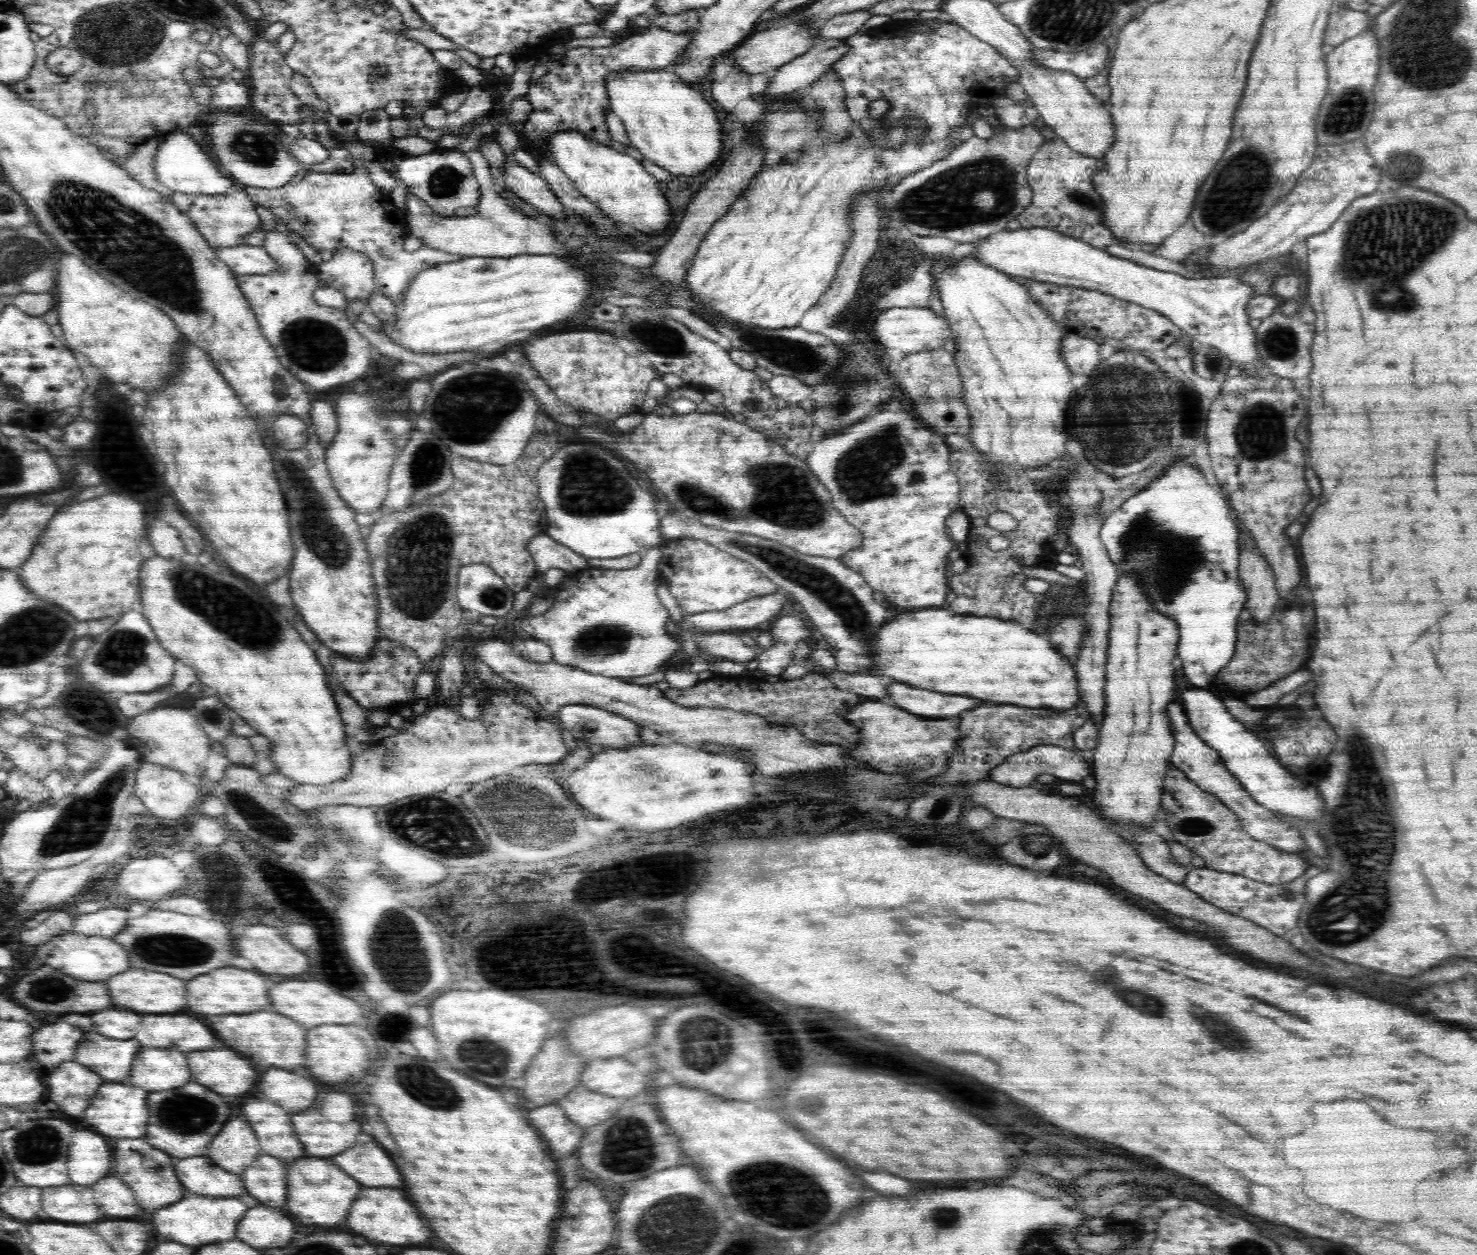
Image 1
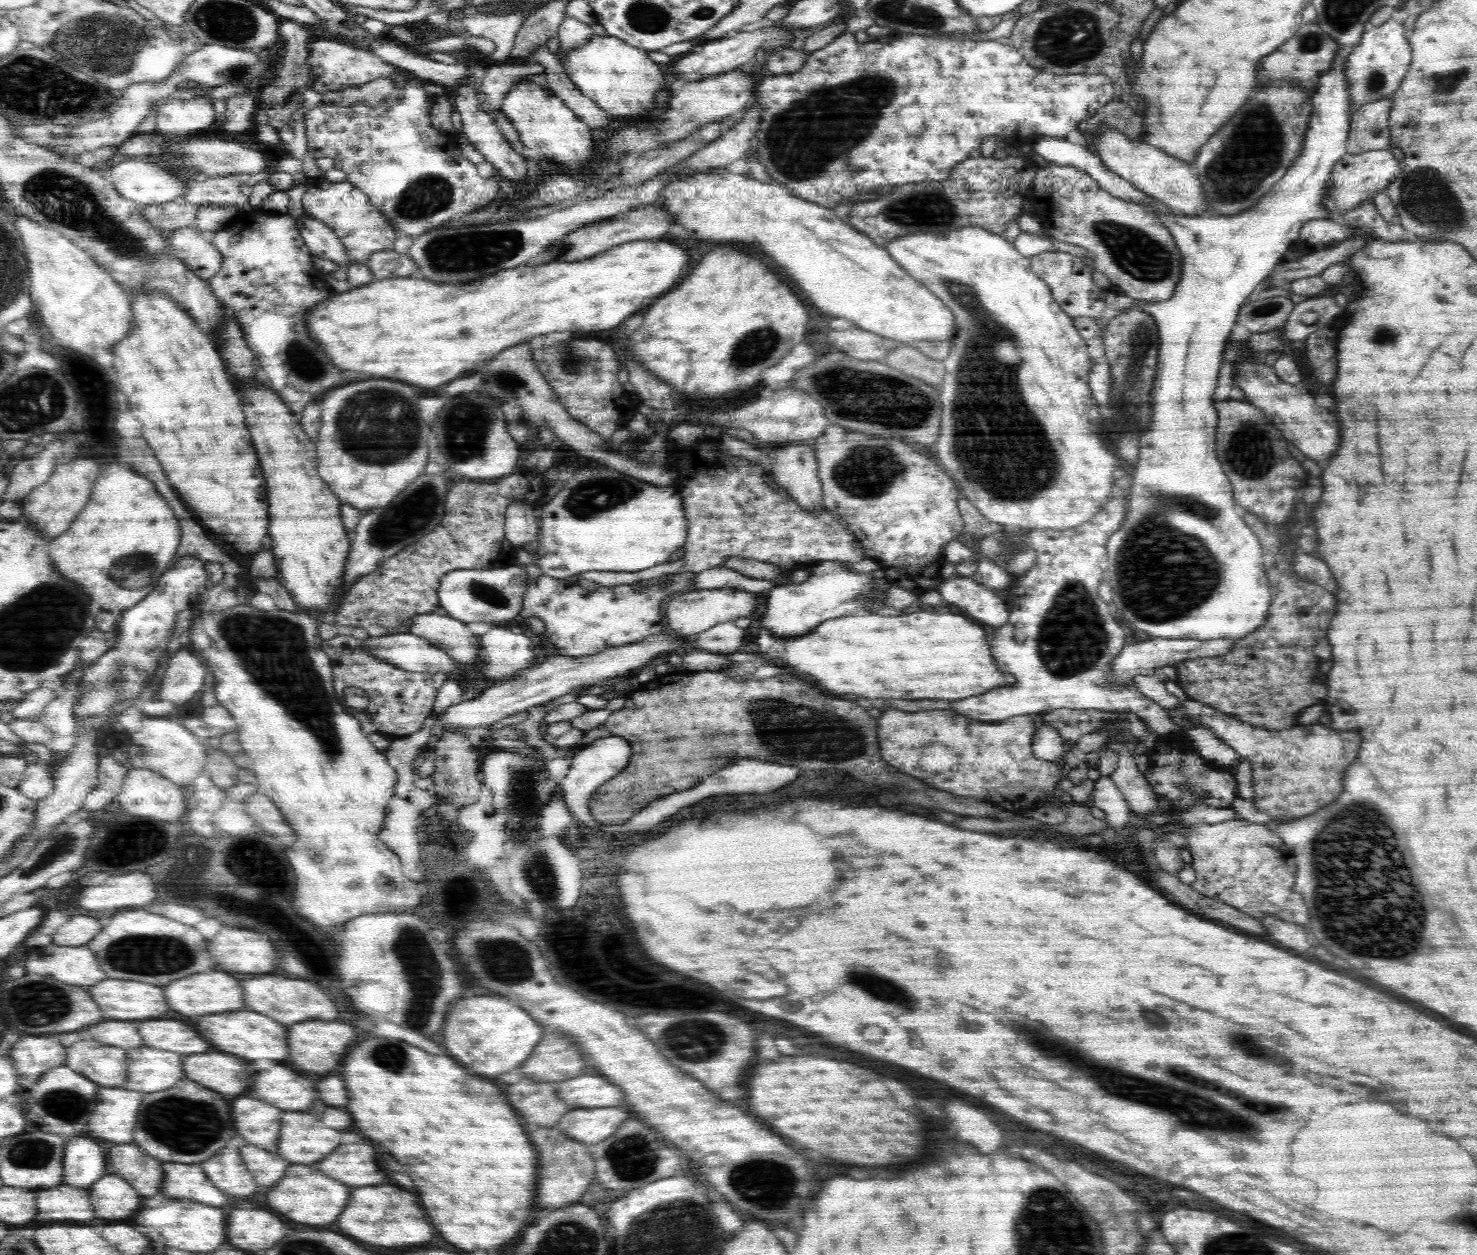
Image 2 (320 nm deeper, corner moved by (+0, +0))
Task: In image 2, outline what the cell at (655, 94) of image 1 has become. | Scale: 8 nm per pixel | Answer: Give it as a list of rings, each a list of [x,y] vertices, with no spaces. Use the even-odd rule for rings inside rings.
[[[594,35],[588,44],[570,49],[561,58],[561,65],[584,96],[591,98],[610,116],[628,120],[658,110],[658,104],[650,100],[656,98],[666,78],[660,64],[648,56],[650,54],[646,54],[645,50],[630,46],[619,38]]]

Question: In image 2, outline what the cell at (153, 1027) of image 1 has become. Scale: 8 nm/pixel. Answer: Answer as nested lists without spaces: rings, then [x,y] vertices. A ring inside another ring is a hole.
[[[160,1018],[160,1020],[140,1020],[138,1030],[144,1044],[160,1050],[186,1054],[208,1052],[210,1044],[198,1036],[199,1032],[192,1030],[180,1020]]]

